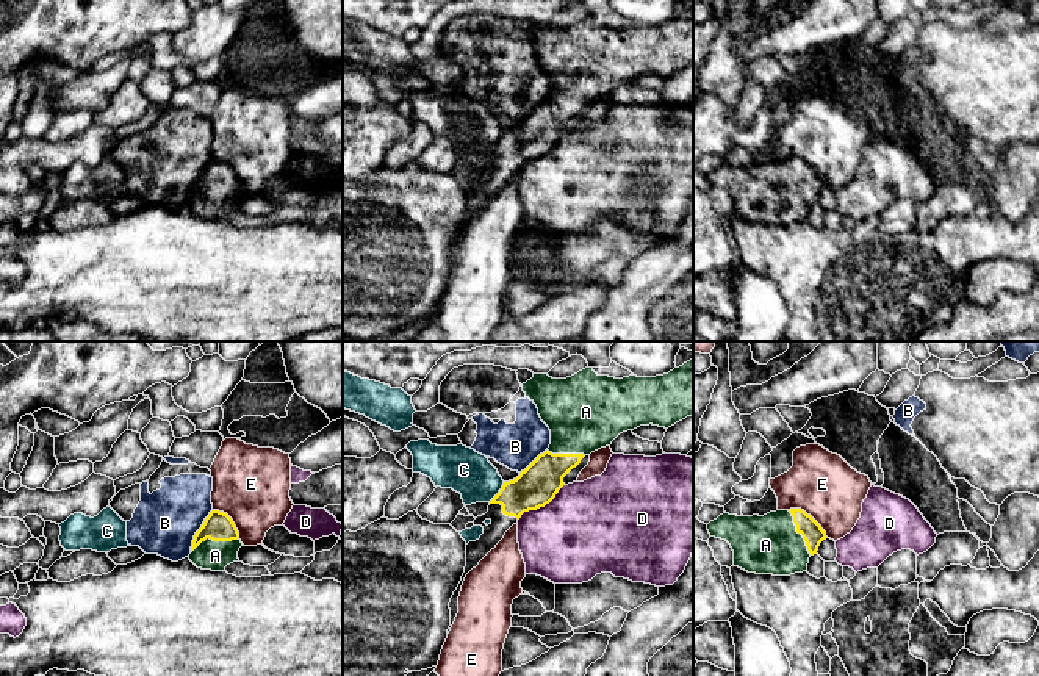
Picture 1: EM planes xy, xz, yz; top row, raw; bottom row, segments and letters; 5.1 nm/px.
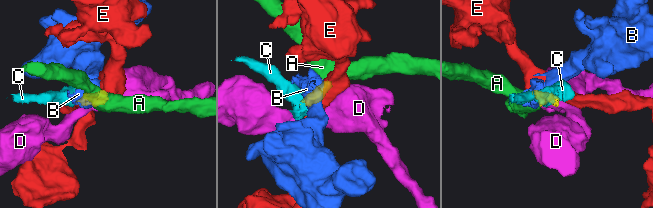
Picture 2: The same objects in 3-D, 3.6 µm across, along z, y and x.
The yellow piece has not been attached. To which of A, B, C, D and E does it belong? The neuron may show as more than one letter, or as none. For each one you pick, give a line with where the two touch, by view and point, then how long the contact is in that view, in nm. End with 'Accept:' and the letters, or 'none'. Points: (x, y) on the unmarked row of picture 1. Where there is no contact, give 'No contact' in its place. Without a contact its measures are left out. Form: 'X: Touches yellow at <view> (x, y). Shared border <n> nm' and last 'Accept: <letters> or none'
A: Touches yellow at xy (215, 190). Shared border 260 nm
Accept: A

